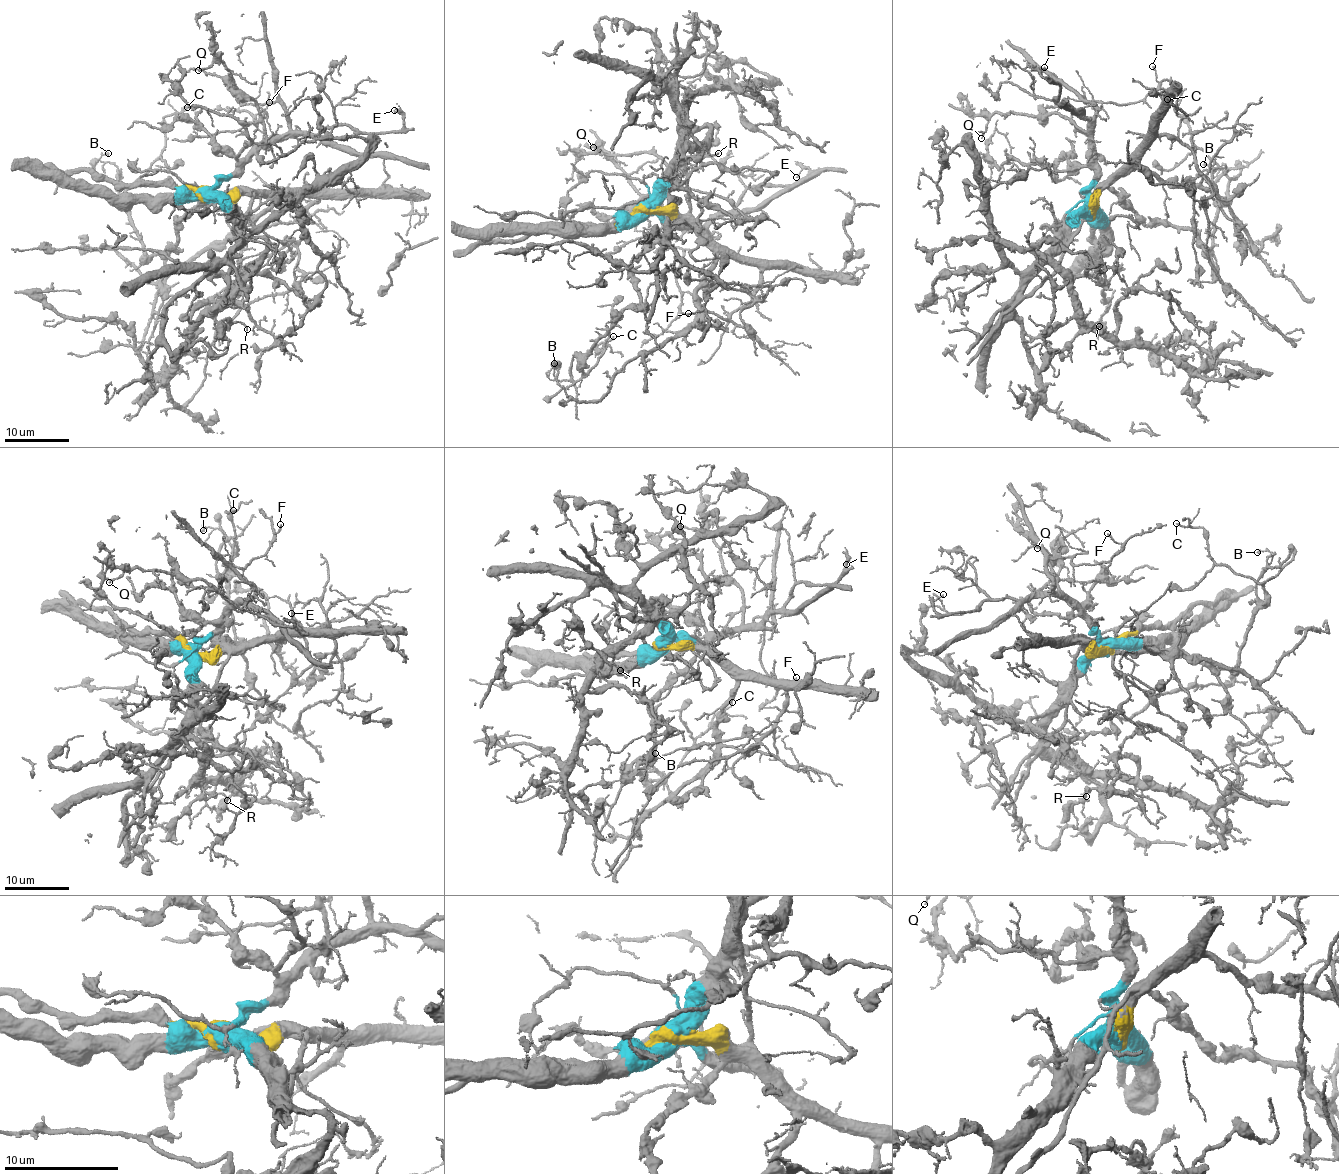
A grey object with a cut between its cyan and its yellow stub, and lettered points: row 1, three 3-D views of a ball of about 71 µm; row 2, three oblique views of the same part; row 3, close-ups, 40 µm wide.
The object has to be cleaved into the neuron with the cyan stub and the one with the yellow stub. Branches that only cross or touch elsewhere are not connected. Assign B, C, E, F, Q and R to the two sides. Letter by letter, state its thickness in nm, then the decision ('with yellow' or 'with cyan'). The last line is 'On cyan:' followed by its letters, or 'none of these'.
B: 130 nm | with yellow
C: 120 nm | with yellow
E: 140 nm | with cyan
F: 150 nm | with cyan
Q: 140 nm | with cyan
R: 150 nm | with cyan
On cyan: E, F, Q, R

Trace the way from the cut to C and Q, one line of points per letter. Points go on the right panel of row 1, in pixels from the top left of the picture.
C: (1089, 212), (1109, 187), (1139, 216), (1193, 230), (1198, 243), (1211, 247), (1227, 177), (1168, 99)
Q: (1089, 212), (1092, 150), (1075, 123), (1054, 113), (997, 113), (981, 138)

